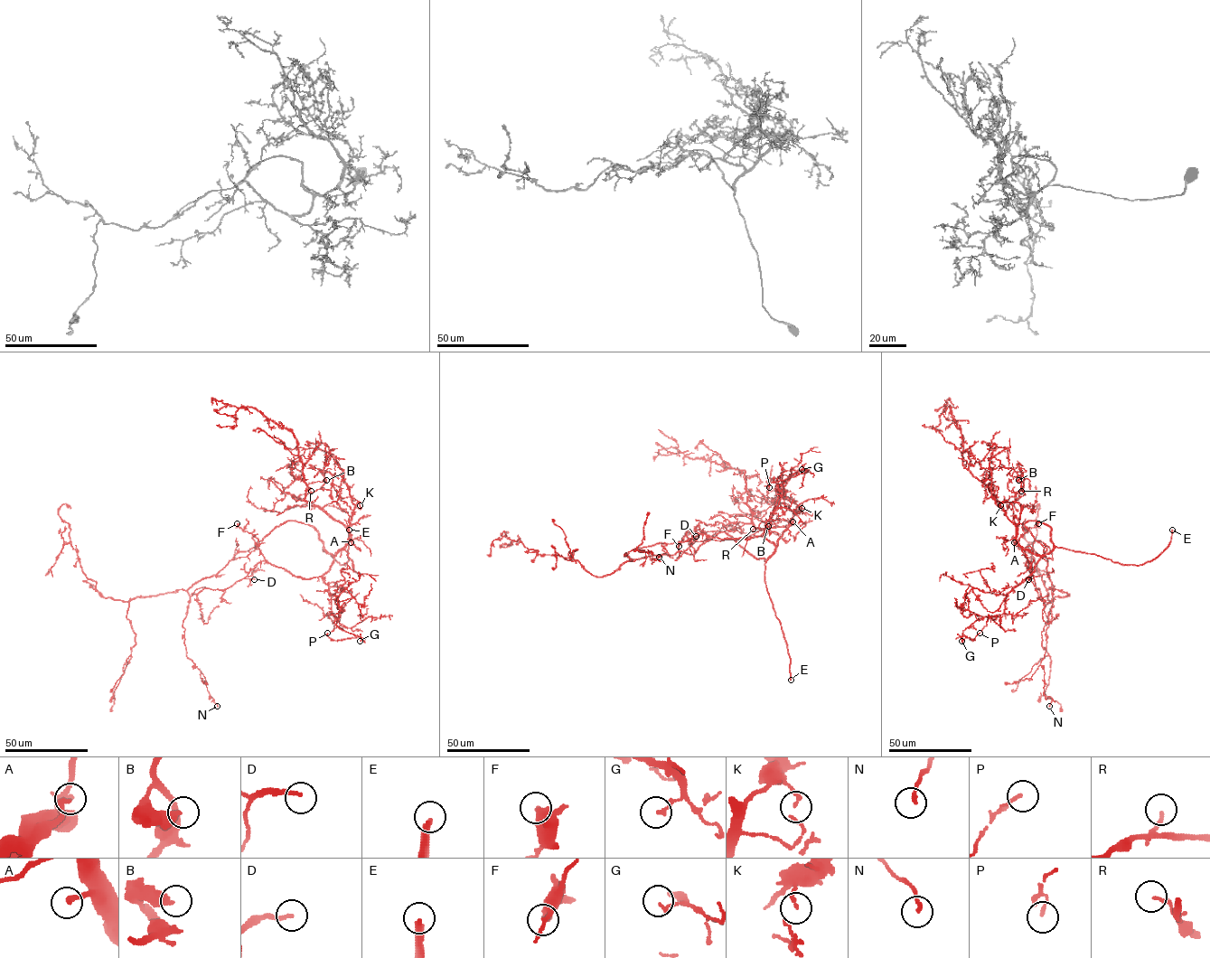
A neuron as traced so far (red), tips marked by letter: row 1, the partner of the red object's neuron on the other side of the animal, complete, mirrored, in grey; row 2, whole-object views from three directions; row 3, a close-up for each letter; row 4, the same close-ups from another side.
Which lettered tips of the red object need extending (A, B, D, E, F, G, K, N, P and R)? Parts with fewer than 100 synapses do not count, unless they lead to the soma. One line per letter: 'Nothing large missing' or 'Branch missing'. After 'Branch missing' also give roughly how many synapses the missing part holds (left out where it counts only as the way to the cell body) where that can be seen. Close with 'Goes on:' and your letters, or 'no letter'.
A: Branch missing. Roughly 120 synapses
B: Nothing large missing
D: Nothing large missing
E: Branch missing
F: Nothing large missing
G: Nothing large missing
K: Nothing large missing
N: Nothing large missing
P: Nothing large missing
R: Nothing large missing
Goes on: A, E

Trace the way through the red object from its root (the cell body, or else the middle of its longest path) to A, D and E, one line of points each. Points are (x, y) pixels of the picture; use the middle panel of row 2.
A: (740, 545), (755, 558), (765, 560), (775, 549), (779, 538), (792, 521)
D: (740, 545), (755, 558), (765, 560), (776, 549), (763, 537), (718, 539), (699, 533), (687, 540), (696, 536)
E: (740, 545), (755, 558), (764, 560), (765, 586), (790, 656), (791, 680)

